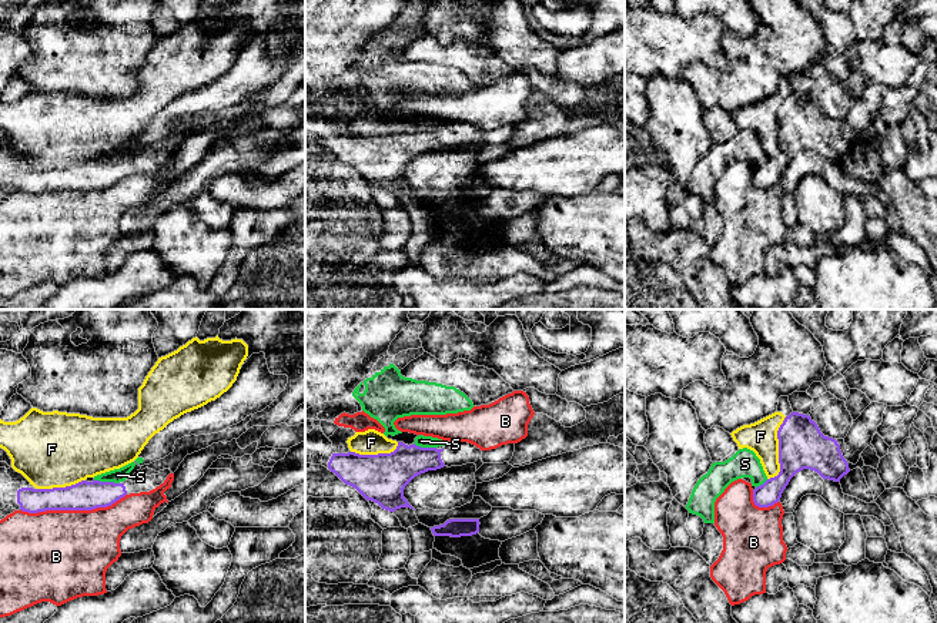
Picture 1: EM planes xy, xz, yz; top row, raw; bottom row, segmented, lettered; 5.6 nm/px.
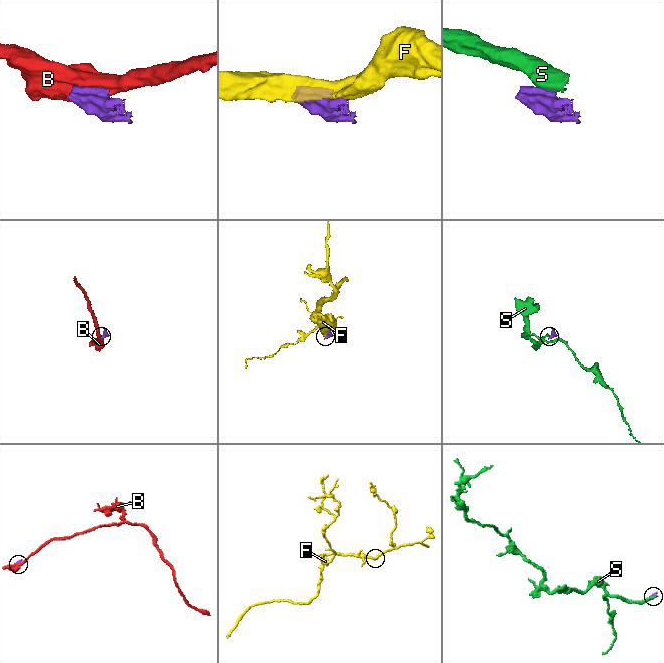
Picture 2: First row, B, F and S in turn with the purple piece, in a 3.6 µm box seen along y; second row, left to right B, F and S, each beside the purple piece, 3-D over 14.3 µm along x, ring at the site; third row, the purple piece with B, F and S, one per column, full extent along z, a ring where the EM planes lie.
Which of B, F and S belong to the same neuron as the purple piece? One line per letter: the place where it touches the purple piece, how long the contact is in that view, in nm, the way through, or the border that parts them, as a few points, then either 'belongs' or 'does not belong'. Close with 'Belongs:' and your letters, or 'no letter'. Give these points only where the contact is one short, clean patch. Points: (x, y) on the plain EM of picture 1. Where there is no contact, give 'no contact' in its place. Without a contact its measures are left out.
B: meets purple in xy at (73, 190); contact 600 nm long; does not belong
F: meets purple in yz at (779, 131); contact 380 nm long; does not belong
S: meets purple in xy at (107, 163); contact 150 nm long; border along xy (94, 160), (119, 164); does not belong
Belongs: no letter

